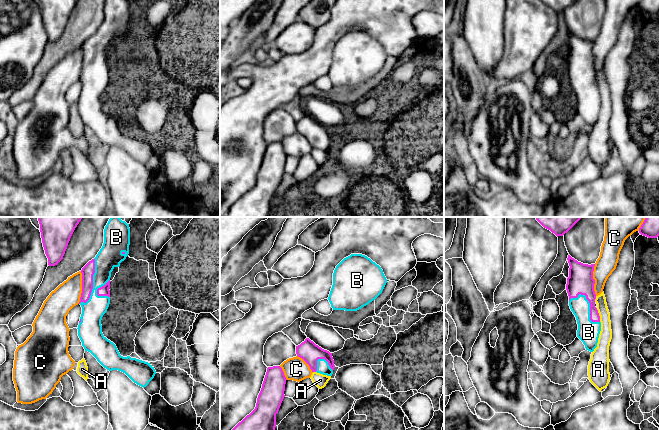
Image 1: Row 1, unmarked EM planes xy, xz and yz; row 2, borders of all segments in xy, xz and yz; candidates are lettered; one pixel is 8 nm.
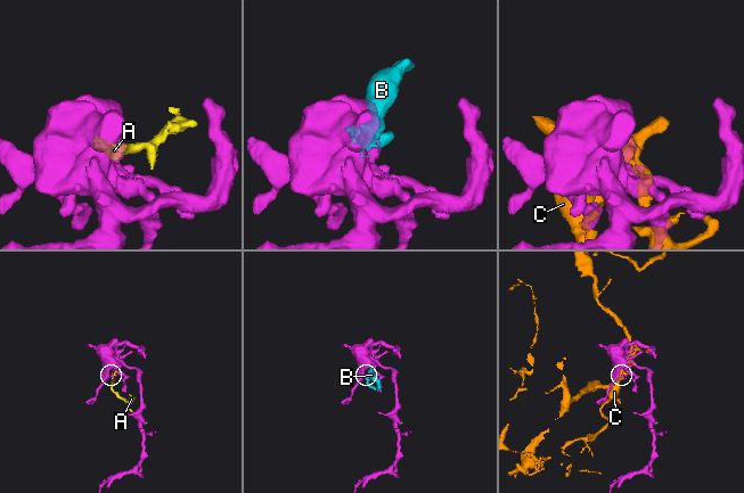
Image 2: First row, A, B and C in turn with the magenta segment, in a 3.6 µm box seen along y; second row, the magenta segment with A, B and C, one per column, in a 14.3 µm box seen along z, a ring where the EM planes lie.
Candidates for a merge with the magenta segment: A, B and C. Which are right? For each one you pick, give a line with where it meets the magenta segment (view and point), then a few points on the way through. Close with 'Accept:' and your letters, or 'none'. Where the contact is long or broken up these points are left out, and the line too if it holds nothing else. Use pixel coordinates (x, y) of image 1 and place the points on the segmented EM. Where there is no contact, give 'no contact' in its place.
B: meets magenta in yz at (590, 304)
Accept: B

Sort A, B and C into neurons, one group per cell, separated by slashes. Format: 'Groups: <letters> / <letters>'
Groups: A C / B

